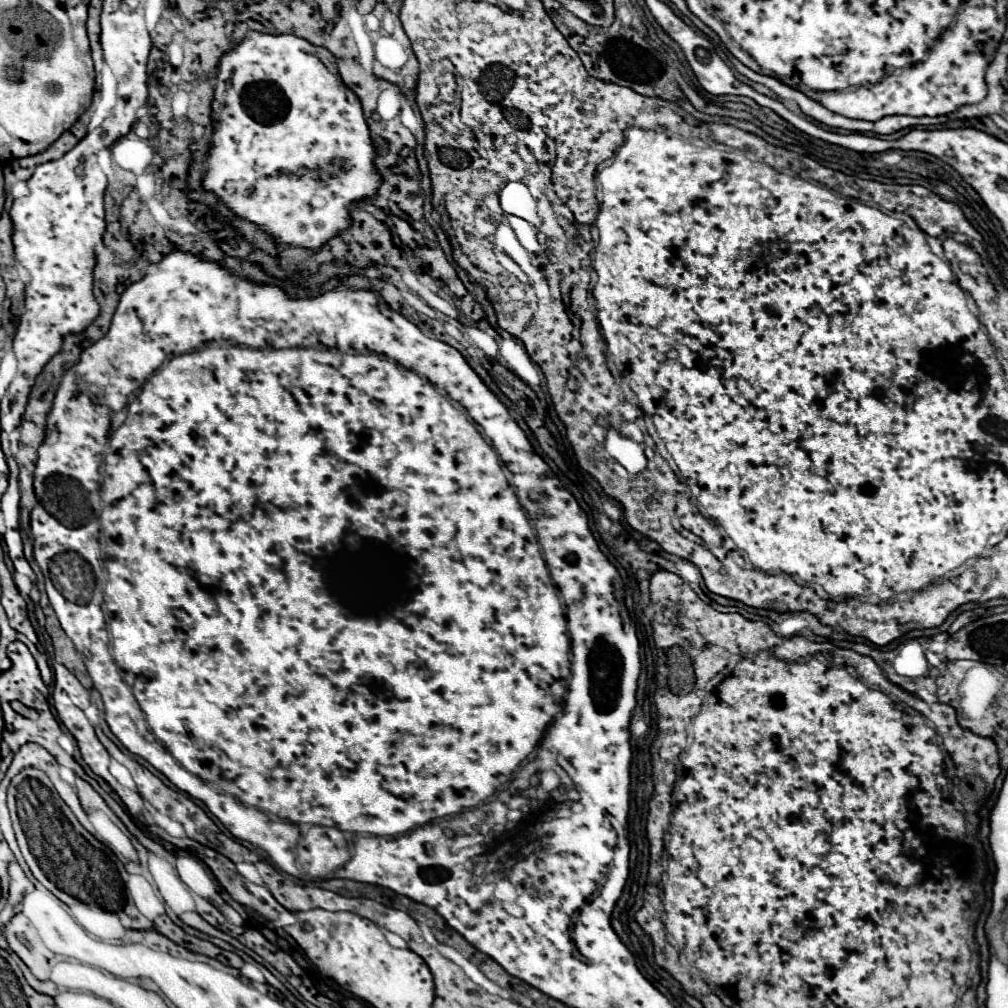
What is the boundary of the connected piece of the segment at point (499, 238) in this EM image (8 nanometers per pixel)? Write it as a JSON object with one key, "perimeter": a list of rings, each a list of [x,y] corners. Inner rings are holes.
{"perimeter":[[[504,213],[504,222],[502,221],[499,223],[496,232],[492,237],[494,246],[497,249],[502,248],[504,253],[506,253],[519,266],[532,266],[530,257],[527,256],[527,251],[518,242],[506,215],[508,214]],[[520,259],[527,259],[527,261],[522,265],[523,263]]]}

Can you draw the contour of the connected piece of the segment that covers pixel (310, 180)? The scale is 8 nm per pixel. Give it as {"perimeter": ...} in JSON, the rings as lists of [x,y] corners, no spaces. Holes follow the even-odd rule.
{"perimeter":[[[248,31],[246,37],[234,45],[230,51],[226,51],[220,61],[218,61],[218,73],[216,73],[216,83],[214,83],[214,101],[212,101],[212,141],[210,141],[210,151],[206,153],[204,157],[204,177],[202,177],[202,189],[204,191],[210,191],[218,197],[220,203],[224,203],[230,211],[234,211],[238,217],[246,219],[246,221],[252,221],[254,225],[258,225],[260,229],[264,229],[270,237],[274,237],[274,241],[278,243],[284,243],[284,245],[294,245],[294,247],[304,247],[304,249],[314,249],[314,251],[320,251],[330,239],[334,239],[338,233],[346,231],[350,225],[352,225],[352,217],[350,217],[350,205],[360,201],[360,199],[370,199],[370,197],[376,197],[380,185],[382,185],[382,175],[378,173],[376,165],[374,165],[374,159],[376,159],[376,149],[374,149],[374,143],[370,139],[370,129],[368,129],[368,123],[366,123],[366,117],[364,117],[364,111],[362,111],[362,103],[360,99],[356,97],[356,93],[352,89],[348,89],[342,79],[340,79],[340,73],[332,73],[320,59],[318,59],[318,53],[320,53],[320,47],[312,45],[312,43],[304,43],[302,37],[296,37],[296,35],[290,35],[290,33],[282,33],[282,35],[270,35],[270,33],[260,33],[260,31]],[[340,159],[348,159],[344,163],[344,171],[342,173],[336,173],[336,177],[332,179],[318,179],[314,175],[298,175],[298,169],[302,167],[316,167],[320,163],[338,163]],[[262,177],[272,177],[272,183],[270,179],[262,181]],[[274,177],[286,177],[286,181],[282,179],[280,183],[292,183],[296,185],[296,197],[280,197],[280,199],[272,199],[272,195],[276,195],[278,191],[278,179]],[[248,189],[254,189],[252,191],[252,197],[248,197]]]}

